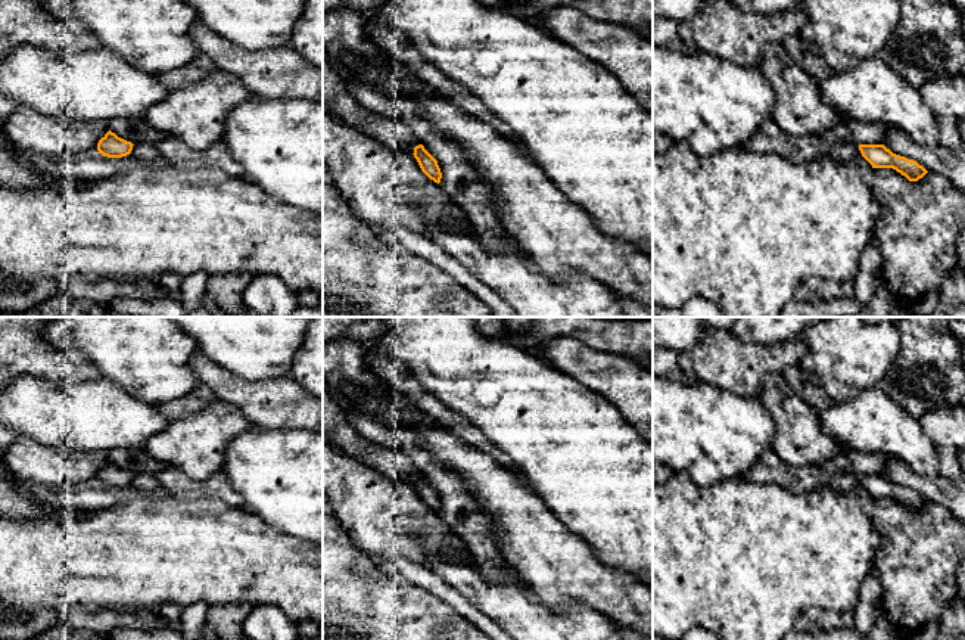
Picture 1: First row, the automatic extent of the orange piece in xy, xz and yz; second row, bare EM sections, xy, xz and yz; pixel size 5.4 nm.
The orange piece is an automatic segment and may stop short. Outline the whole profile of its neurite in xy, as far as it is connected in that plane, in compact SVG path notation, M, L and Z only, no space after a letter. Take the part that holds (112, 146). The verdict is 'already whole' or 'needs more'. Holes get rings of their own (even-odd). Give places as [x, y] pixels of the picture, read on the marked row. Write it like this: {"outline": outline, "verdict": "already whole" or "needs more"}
{"outline": "M110 130L99 140L97 150L108 158L122 158L131 153L133 143L118 137Z", "verdict": "already whole"}

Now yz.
{"outline": "M859 145L859 150L872 168L893 168L909 181L918 181L928 173L916 161L896 155L884 145Z", "verdict": "already whole"}

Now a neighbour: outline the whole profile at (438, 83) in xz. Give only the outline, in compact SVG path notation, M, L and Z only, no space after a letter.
M371 13L364 15L364 35L387 60L405 65L418 80L426 83L433 93L451 99L460 111L491 125L502 137L511 140L520 152L527 153L516 133L505 122L502 122L460 83L446 78L443 72L429 63L423 55L414 52L407 35L389 29Z

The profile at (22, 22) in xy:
M0 0L0 60L19 46L37 46L62 53L103 47L75 19L53 16L43 0Z

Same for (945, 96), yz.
M941 77L919 87L924 103L937 118L965 118L965 78Z

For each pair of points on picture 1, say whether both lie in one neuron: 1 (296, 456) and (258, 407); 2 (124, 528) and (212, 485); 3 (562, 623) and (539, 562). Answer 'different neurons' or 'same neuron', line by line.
1: different neurons
2: different neurons
3: different neurons

